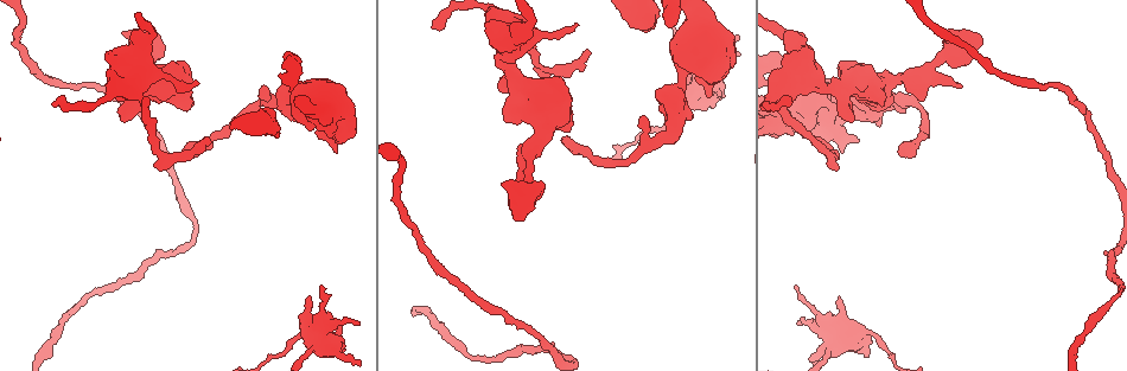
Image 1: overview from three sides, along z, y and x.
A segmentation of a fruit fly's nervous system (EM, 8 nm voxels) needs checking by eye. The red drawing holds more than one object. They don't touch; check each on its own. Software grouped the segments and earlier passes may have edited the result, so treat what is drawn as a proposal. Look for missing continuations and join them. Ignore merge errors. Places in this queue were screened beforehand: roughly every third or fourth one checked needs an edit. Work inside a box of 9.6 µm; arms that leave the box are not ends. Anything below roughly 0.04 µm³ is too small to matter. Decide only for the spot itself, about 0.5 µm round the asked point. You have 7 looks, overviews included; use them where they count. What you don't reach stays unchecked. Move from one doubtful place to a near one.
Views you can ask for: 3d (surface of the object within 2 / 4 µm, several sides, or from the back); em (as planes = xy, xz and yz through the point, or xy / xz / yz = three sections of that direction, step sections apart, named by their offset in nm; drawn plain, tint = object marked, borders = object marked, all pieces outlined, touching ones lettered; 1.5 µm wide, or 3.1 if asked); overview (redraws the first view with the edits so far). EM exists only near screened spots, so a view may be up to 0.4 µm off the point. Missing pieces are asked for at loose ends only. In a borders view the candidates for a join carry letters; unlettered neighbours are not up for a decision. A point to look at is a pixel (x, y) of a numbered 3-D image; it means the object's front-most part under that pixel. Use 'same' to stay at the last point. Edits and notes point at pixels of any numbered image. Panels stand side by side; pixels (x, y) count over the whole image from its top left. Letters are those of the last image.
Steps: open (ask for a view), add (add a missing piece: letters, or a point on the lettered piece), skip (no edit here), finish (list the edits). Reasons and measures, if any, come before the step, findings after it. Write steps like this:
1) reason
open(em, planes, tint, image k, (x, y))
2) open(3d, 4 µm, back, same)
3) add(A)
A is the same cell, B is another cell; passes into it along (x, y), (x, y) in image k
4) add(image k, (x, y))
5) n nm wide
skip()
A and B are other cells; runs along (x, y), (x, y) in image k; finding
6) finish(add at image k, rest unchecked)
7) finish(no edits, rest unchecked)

an open end
open(3d, 4 µm, image 1, (901, 156))

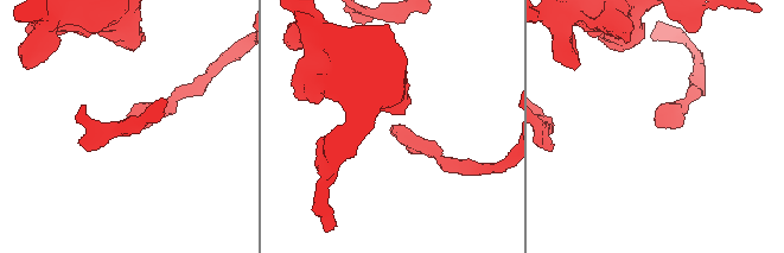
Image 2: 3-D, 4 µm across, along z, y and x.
open(em, yz, step 8, tint, image 2, (394, 130))

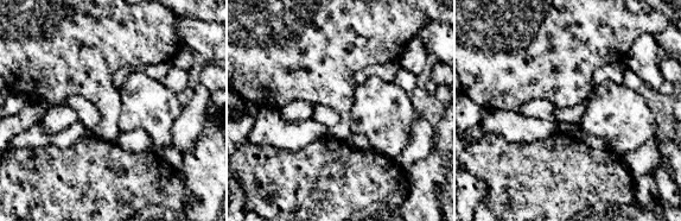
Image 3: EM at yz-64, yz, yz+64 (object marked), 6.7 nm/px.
open(em, planes, borders, same)

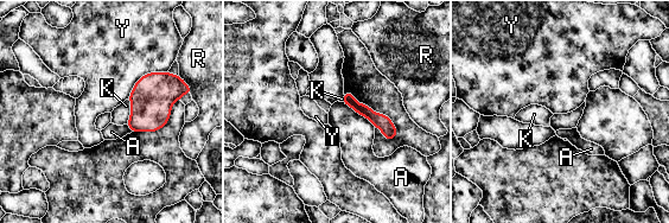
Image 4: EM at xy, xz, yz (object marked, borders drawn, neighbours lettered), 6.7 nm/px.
skip()
A, K, R and Y are other cells; runs along (346, 97), (376, 119), (392, 135) in image 4; no lettered piece goes on from it

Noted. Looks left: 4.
end of a long branch
open(3d, 4 µm, back, image 1, (645, 32))

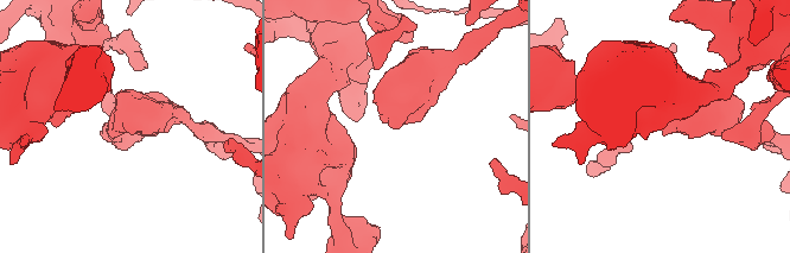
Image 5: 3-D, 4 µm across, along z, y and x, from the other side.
now the EM
open(em, planes, borders, image 5, (663, 131))

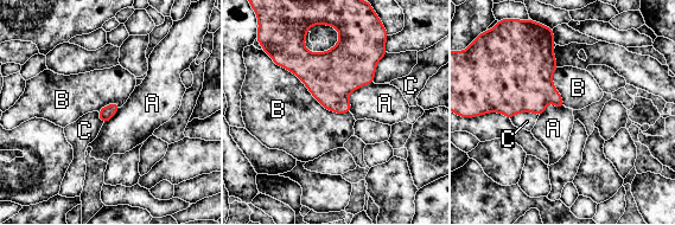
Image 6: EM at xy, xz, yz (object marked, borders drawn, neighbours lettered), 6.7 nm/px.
skip()
A, B and C are other cells; border along (272, 59), (326, 109), (349, 113) in image 6; no lettered piece goes on from it

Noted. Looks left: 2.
an open end
open(em, planes, borders, image 1, (737, 38))

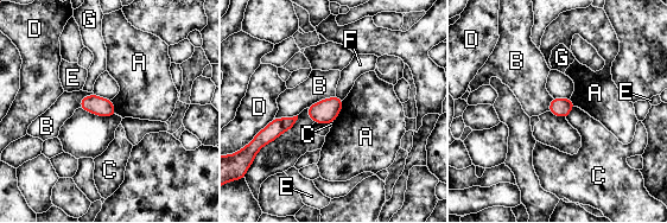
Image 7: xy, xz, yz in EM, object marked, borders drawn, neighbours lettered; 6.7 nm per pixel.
skip()
A, B, C, D, E, F and G are other cells; border along (342, 101), (342, 108), (334, 121) in image 7; none of them fits

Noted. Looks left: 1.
finish(no edits, rest unchecked)

